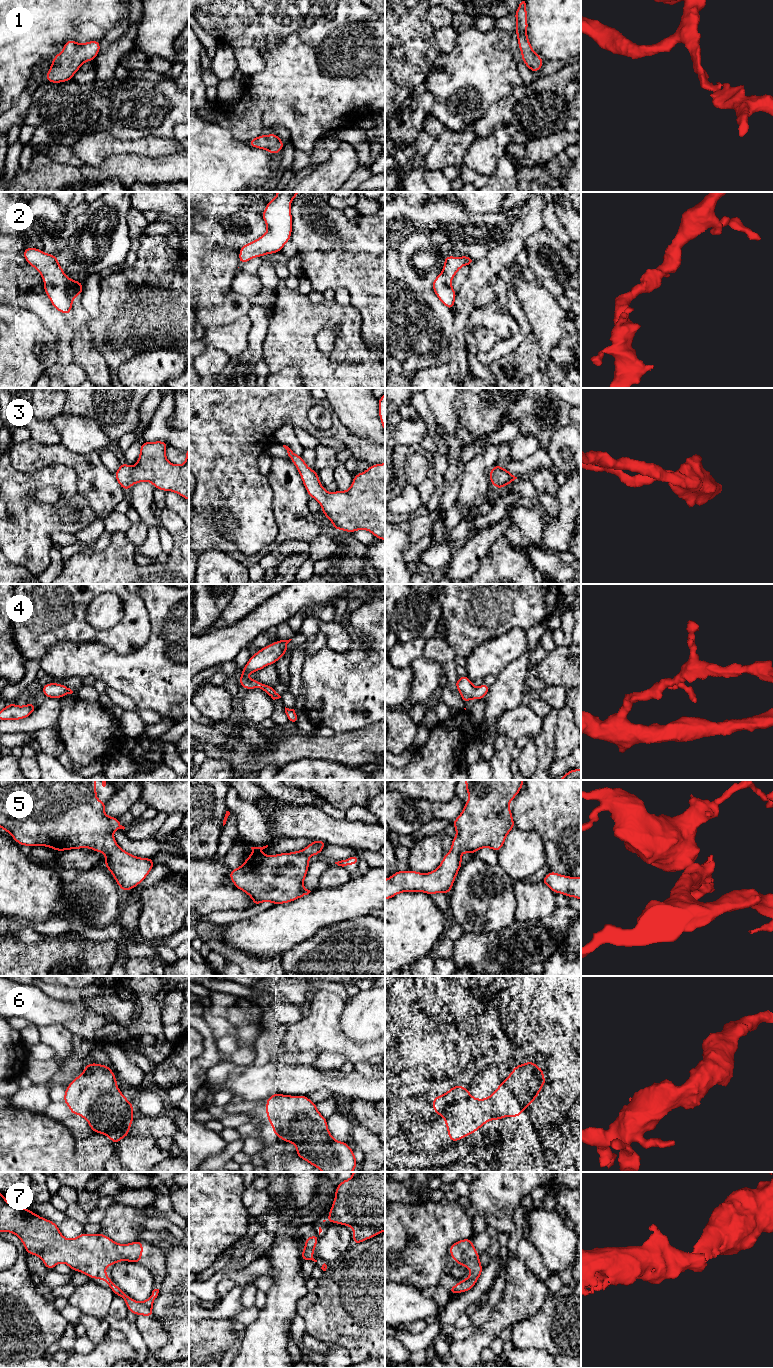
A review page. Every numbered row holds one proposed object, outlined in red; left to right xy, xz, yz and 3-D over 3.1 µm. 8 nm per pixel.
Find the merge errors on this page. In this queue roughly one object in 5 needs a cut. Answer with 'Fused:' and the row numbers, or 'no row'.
Fused: no row

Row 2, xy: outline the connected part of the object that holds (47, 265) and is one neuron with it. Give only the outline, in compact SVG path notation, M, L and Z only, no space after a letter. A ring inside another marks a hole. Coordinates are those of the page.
M25 247L25 261L34 267L44 280L44 292L52 306L68 315L72 310L73 299L82 295L83 283L68 278L54 254L47 254L33 247Z

